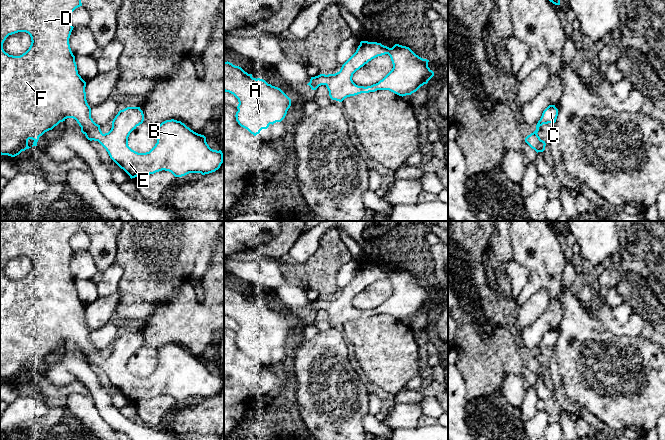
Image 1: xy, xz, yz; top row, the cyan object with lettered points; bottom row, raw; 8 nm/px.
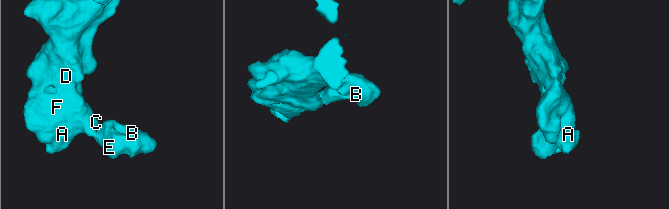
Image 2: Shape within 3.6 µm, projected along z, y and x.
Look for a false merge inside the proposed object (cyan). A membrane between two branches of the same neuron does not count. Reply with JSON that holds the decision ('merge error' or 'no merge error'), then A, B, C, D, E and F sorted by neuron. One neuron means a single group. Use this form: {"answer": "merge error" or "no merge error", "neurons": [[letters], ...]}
{"answer": "no merge error", "neurons": [["A", "B", "C", "D", "E", "F"]]}

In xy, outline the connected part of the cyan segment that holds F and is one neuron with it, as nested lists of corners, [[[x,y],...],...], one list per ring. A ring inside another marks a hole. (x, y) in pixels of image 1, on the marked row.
[[[0,0],[0,154],[15,157],[37,146],[39,137],[67,118],[73,118],[90,141],[98,141],[110,158],[130,178],[165,170],[175,177],[189,173],[209,174],[223,163],[221,150],[213,150],[204,135],[198,134],[181,121],[166,120],[158,126],[155,146],[146,153],[138,153],[128,146],[128,137],[143,123],[140,107],[120,110],[112,121],[112,128],[103,134],[100,125],[91,118],[86,100],[86,82],[78,74],[69,38],[73,30],[71,13],[82,6],[81,0]],[[26,32],[31,37],[29,49],[20,56],[6,53],[3,43],[9,35]]]

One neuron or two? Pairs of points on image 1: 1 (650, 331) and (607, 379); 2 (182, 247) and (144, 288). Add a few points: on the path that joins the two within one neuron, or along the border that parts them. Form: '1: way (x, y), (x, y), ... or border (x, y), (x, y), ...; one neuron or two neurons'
1: border (641, 335), (654, 342); two neurons
2: way (172, 257), (151, 278); one neuron

